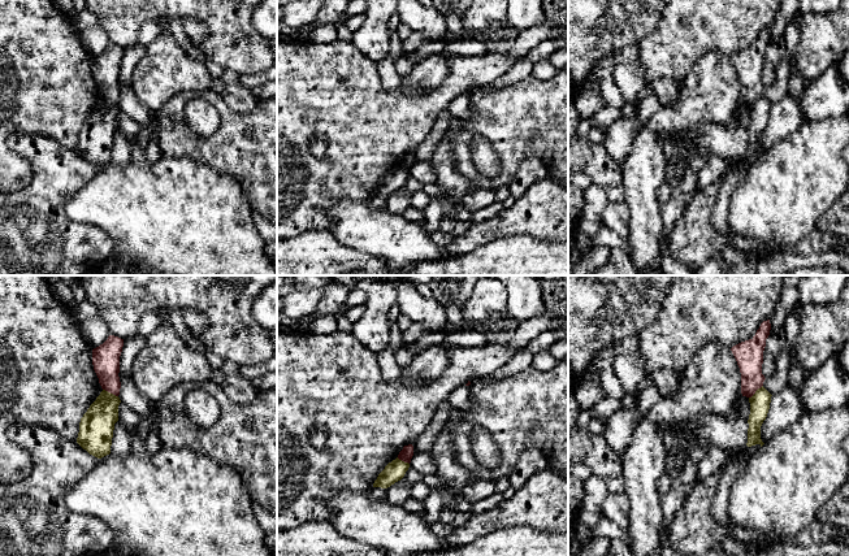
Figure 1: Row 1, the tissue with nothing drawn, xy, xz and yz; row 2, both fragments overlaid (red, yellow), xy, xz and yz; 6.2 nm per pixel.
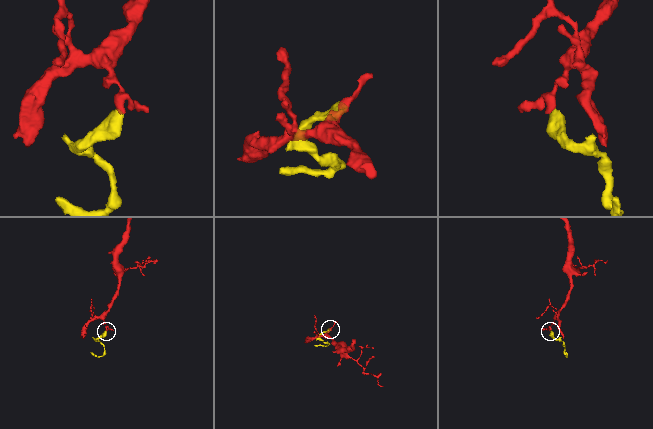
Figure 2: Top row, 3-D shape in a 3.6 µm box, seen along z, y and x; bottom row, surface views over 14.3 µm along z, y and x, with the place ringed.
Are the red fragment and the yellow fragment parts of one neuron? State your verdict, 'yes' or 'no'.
no

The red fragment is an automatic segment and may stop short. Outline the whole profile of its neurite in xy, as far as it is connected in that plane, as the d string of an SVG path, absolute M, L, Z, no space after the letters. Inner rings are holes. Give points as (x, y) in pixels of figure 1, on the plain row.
M109 44L99 56L92 58L92 74L103 99L118 105L120 91L120 65L124 48Z

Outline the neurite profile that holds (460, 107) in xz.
M458 95L449 103L447 110L452 118L463 120L472 116L473 105L468 95Z

